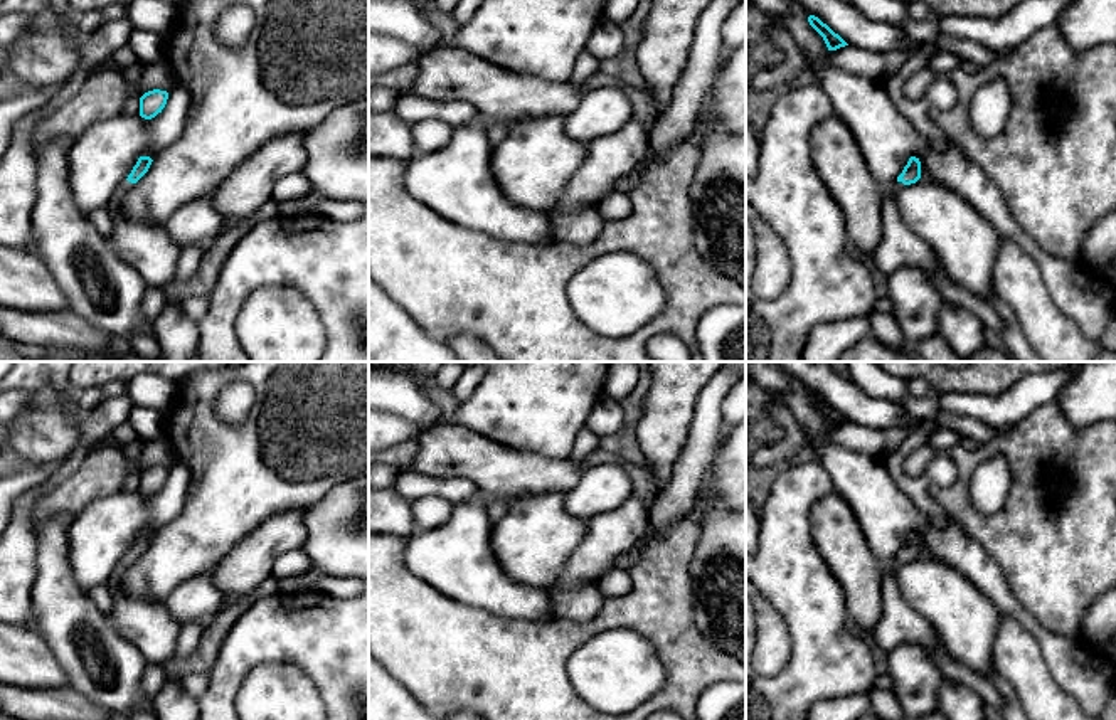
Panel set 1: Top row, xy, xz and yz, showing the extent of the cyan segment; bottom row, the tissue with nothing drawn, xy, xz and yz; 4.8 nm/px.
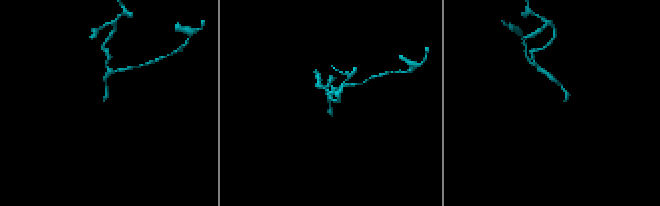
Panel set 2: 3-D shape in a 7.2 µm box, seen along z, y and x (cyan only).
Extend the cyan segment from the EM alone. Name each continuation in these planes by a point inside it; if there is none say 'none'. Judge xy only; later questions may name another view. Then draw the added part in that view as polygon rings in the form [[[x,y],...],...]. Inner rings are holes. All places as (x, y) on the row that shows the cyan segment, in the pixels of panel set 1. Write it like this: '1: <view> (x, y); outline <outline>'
1: xy (147, 248); outline [[[125,180],[108,205],[113,219],[111,246],[148,288],[163,288],[175,276],[180,249],[165,225],[128,220],[121,215],[121,200],[131,187],[133,183]]]

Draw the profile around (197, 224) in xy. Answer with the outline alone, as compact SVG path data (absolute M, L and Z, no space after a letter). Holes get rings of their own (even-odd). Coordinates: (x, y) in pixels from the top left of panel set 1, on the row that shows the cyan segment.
M210 193L185 204L168 219L165 229L180 251L194 247L204 254L224 225L224 217L217 212L214 193Z

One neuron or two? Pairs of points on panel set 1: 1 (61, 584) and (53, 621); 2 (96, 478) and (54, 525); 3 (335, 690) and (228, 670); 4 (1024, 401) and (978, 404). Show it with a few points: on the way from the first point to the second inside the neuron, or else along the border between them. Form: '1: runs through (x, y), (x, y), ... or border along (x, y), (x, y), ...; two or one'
1: runs through (58, 592), (58, 613); one
2: border along (74, 513), (51, 513), (36, 535); two
3: runs through (312, 663), (298, 650), (255, 650); one
4: runs through (1012, 404), (990, 404); one

